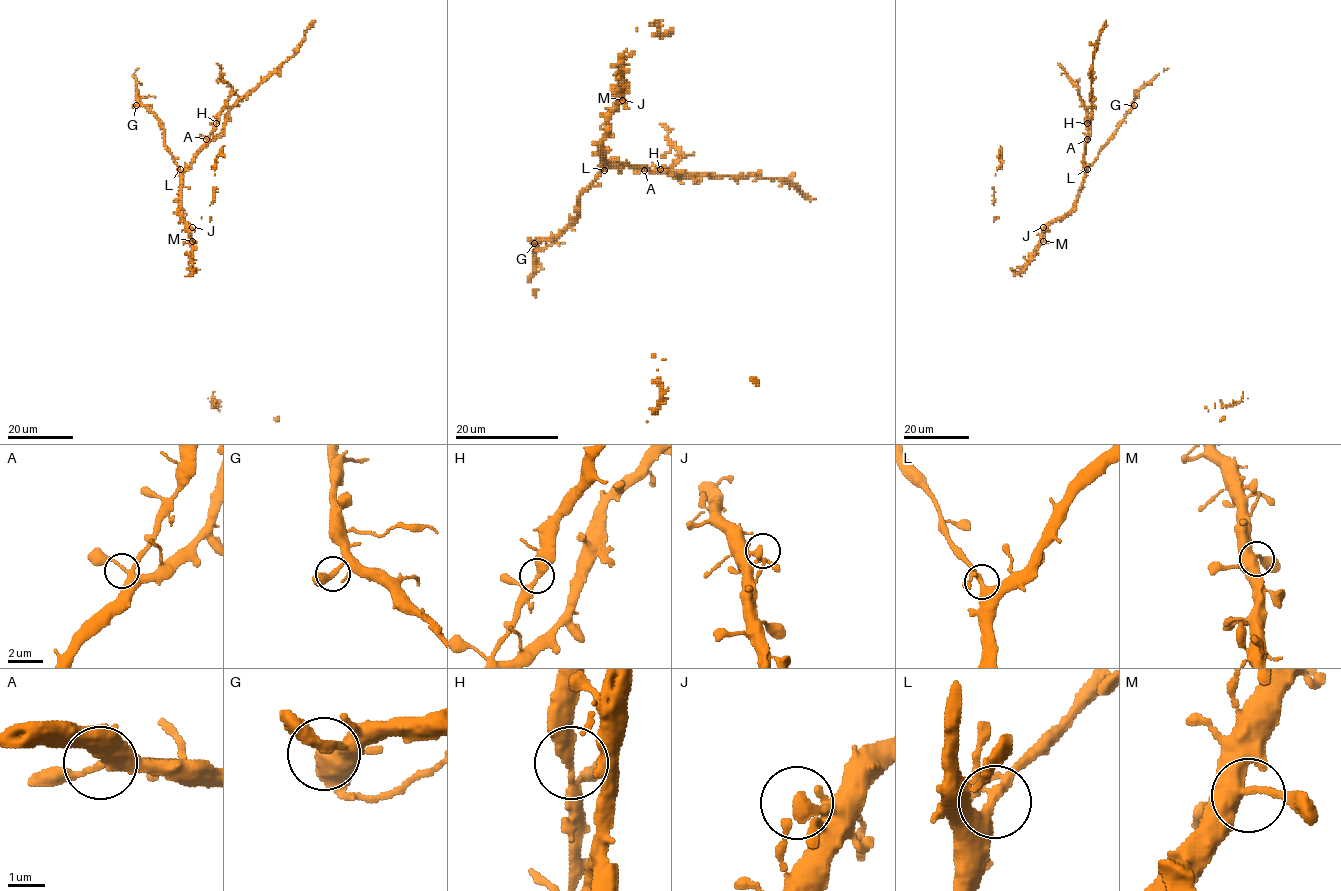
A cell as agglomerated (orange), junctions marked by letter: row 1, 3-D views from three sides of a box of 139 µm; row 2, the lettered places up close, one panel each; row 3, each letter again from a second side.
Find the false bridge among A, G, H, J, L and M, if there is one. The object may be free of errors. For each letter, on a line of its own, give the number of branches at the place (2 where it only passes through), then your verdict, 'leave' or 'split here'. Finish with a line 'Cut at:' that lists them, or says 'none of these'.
A: 3 branches meet; leave
G: 2 branches meet; leave
H: 3 branches meet; leave
J: 3 branches meet; leave
L: 3 branches meet; leave
M: 3 branches meet; leave
Cut at: none of these

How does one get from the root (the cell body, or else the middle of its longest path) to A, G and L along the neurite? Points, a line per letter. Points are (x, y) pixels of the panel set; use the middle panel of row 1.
A: (619, 96), (619, 104), (609, 118), (609, 133), (602, 140), (604, 157), (607, 165), (638, 165), (644, 170)
G: (619, 96), (602, 140), (604, 170), (580, 196), (575, 219), (558, 234), (534, 243)
L: (619, 96), (619, 104), (609, 118), (609, 133), (602, 140), (604, 170)

